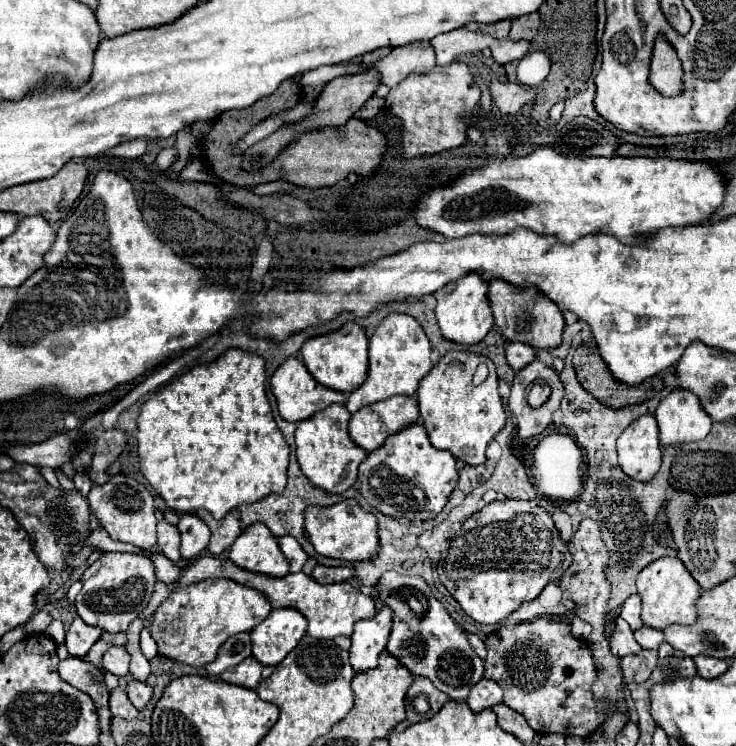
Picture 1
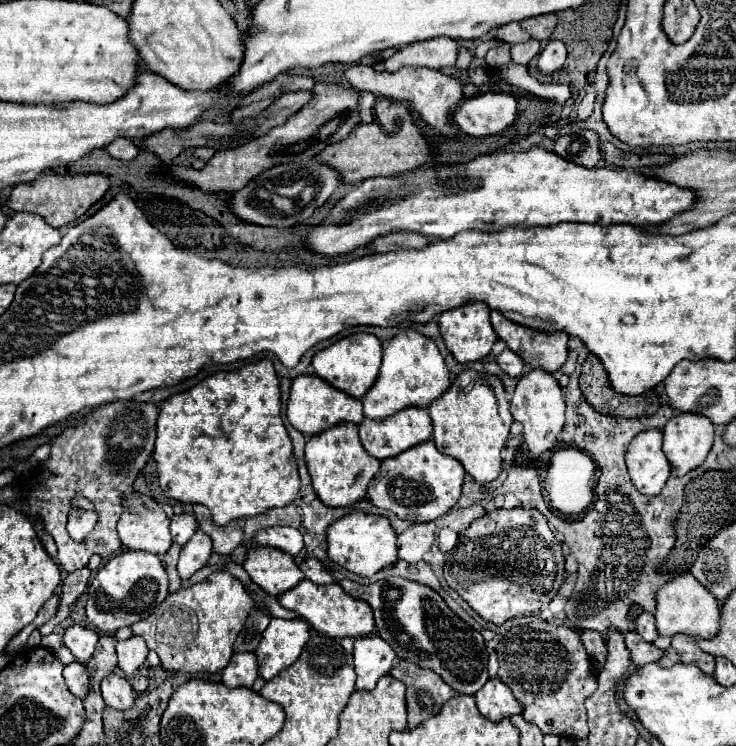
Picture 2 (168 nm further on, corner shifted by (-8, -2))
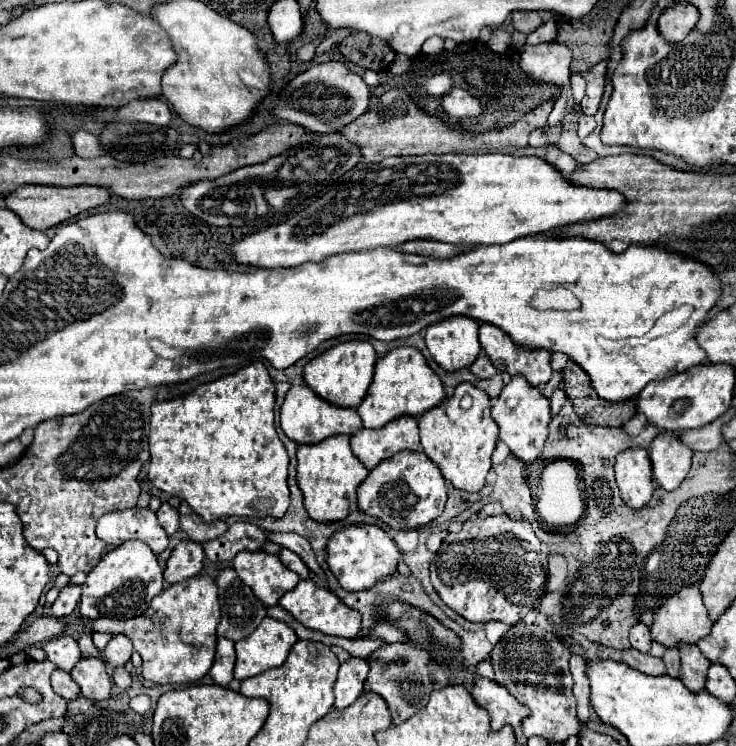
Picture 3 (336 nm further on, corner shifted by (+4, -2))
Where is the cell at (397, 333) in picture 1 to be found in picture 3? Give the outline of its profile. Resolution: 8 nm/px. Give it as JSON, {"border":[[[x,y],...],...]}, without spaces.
{"border":[[[412,346],[396,348],[388,352],[384,358],[380,358],[376,362],[376,372],[372,382],[374,384],[368,388],[366,398],[356,408],[364,428],[380,428],[400,416],[422,416],[428,408],[434,408],[442,400],[446,400],[446,392],[440,378],[426,364],[424,356]]]}

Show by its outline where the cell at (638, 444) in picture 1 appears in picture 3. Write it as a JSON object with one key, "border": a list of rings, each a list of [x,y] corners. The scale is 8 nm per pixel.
{"border":[[[642,448],[620,452],[616,456],[614,472],[620,496],[628,504],[628,508],[632,510],[644,508],[654,492],[652,464],[648,464],[648,452]]]}

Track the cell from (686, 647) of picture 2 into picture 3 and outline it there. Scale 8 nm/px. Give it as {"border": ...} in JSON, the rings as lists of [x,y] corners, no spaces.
{"border":[[[680,646],[680,658],[682,658],[682,682],[684,682],[684,686],[694,694],[702,692],[704,684],[706,684],[706,674],[708,674],[710,662],[702,656],[698,646]]]}

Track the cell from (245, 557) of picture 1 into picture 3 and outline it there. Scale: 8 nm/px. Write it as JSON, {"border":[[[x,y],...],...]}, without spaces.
{"border":[[[240,552],[236,554],[232,566],[236,568],[240,580],[252,586],[254,594],[266,606],[276,606],[278,600],[300,582],[300,576],[284,568],[276,554]]]}

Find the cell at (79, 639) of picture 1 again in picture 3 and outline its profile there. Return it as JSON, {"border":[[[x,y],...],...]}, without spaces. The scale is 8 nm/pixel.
{"border":[[[68,634],[46,640],[42,644],[42,650],[46,654],[46,660],[50,660],[52,664],[56,664],[56,668],[66,670],[66,672],[70,672],[76,666],[76,662],[80,660],[78,642]]]}

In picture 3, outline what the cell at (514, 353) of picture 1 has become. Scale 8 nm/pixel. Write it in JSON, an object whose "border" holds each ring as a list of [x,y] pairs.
{"border":[[[480,356],[480,358],[470,366],[470,372],[472,372],[472,374],[476,374],[478,378],[488,380],[488,378],[492,378],[498,370],[496,370],[496,368],[492,368],[492,362],[490,362],[486,356]]]}

